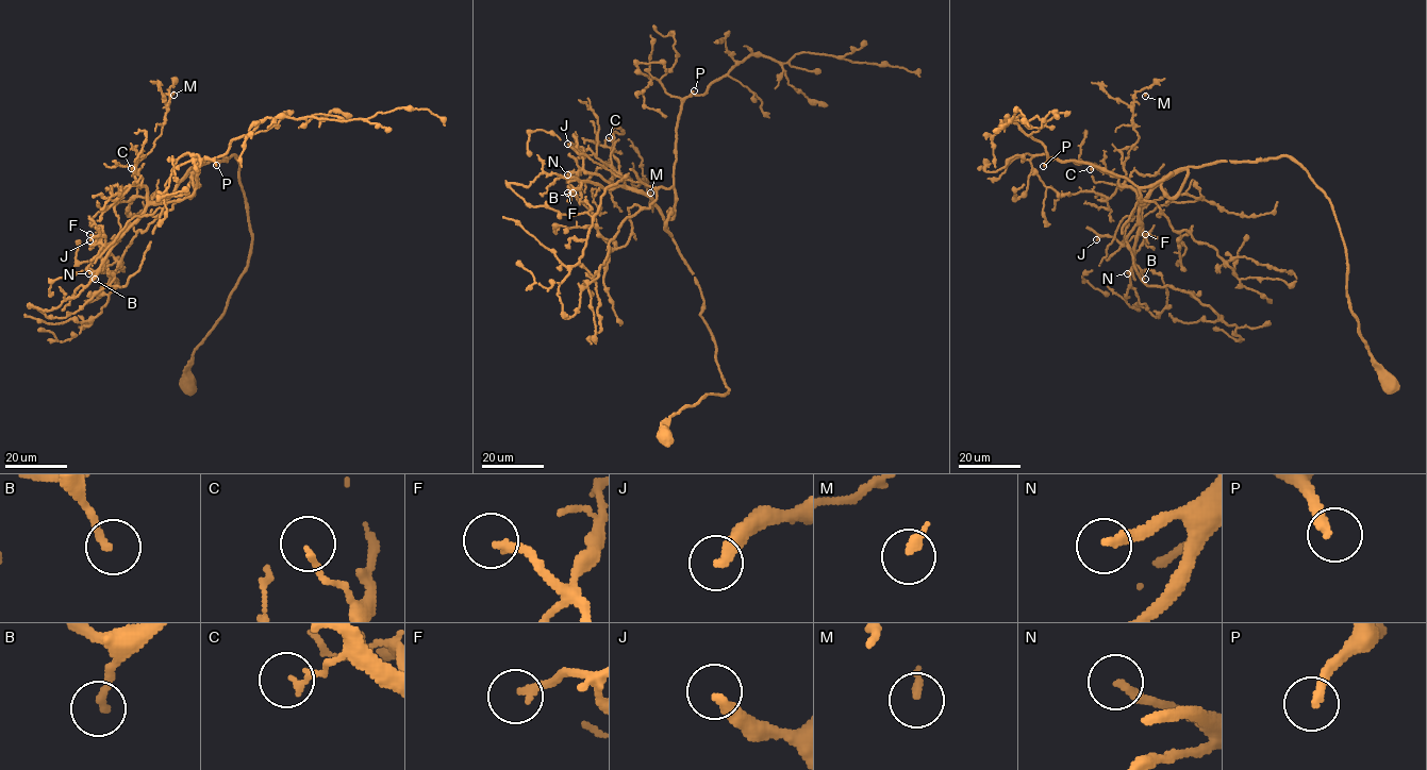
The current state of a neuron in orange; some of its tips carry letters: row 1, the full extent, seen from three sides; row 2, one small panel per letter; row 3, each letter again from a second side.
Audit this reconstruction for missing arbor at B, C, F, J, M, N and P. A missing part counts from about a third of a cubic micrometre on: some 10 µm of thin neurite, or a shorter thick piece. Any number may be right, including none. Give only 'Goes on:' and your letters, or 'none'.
Goes on: P

